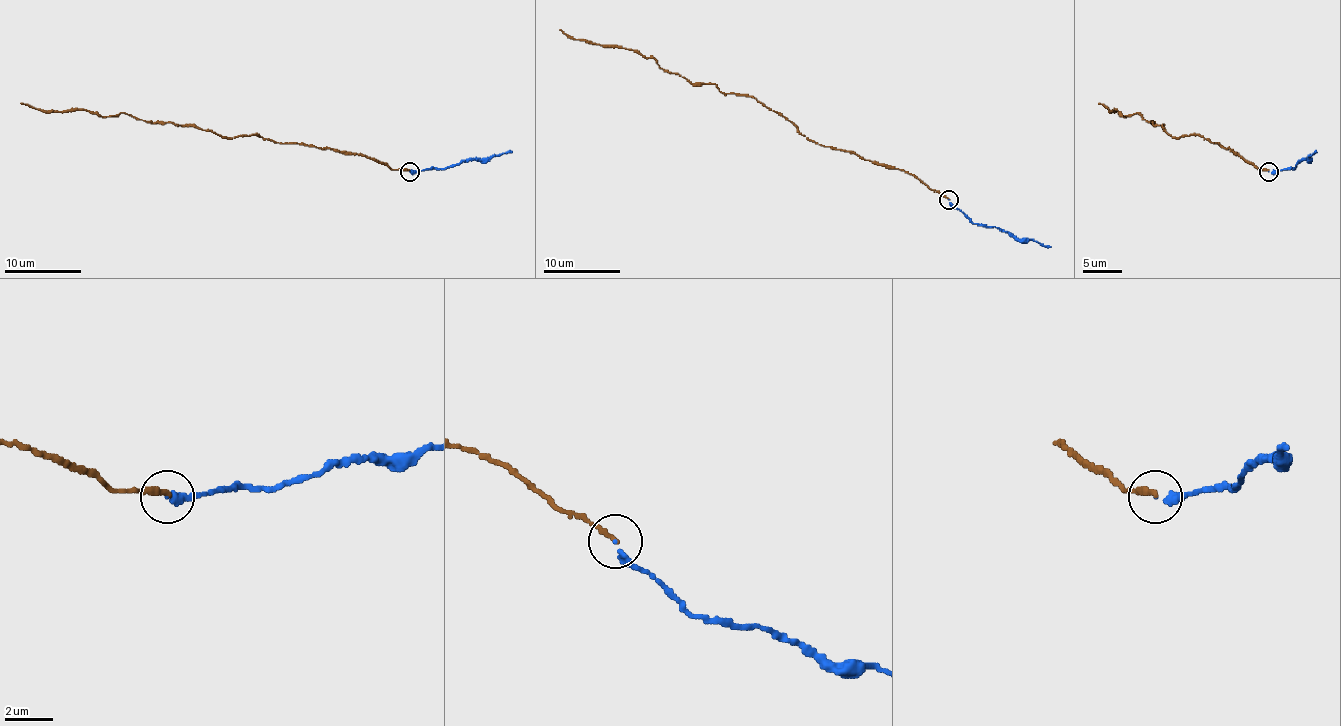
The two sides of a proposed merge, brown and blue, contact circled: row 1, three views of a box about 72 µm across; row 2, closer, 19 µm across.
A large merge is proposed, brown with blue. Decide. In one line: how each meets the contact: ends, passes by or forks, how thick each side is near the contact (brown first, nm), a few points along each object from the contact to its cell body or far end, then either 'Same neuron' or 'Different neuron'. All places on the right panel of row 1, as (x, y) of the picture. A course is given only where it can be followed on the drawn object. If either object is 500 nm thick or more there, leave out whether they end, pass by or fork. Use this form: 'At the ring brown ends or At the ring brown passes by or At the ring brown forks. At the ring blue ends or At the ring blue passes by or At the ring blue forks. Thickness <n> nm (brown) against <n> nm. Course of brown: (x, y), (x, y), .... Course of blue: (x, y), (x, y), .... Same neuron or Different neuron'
At the ring brown ends. At the ring blue ends. Thickness 300 nm (brown) against 280 nm. Course of brown: (1268, 171), (1220, 144), (1191, 134), (1175, 138), (1139, 113), (1127, 117), (1098, 103). Course of blue: (1268, 171), (1293, 169), (1316, 152). Same neuron

